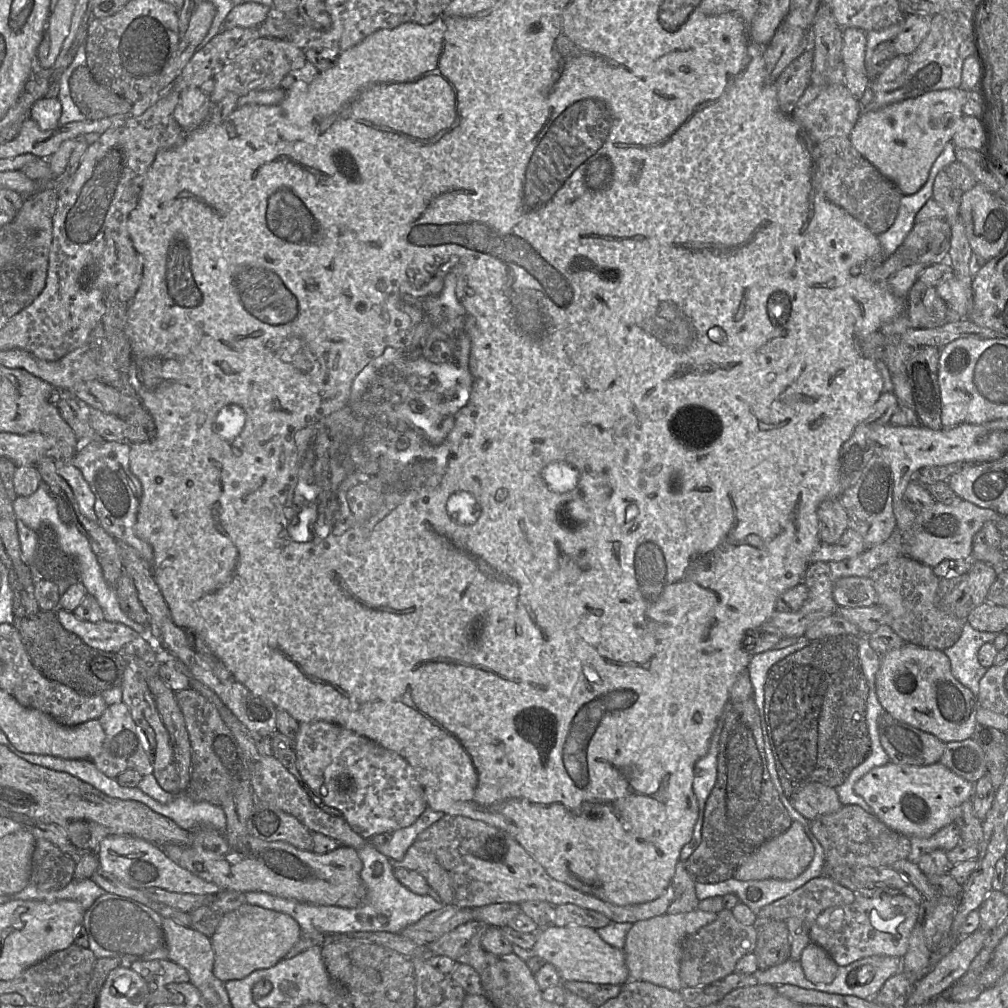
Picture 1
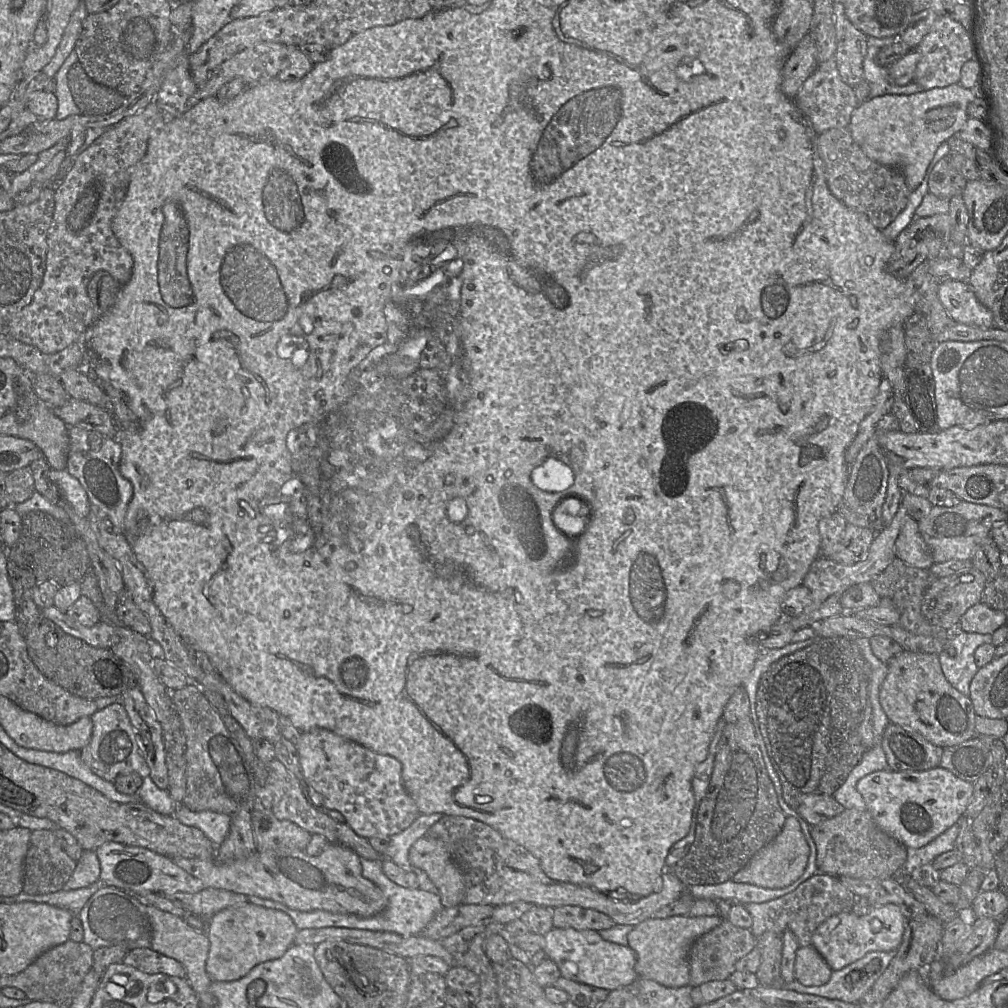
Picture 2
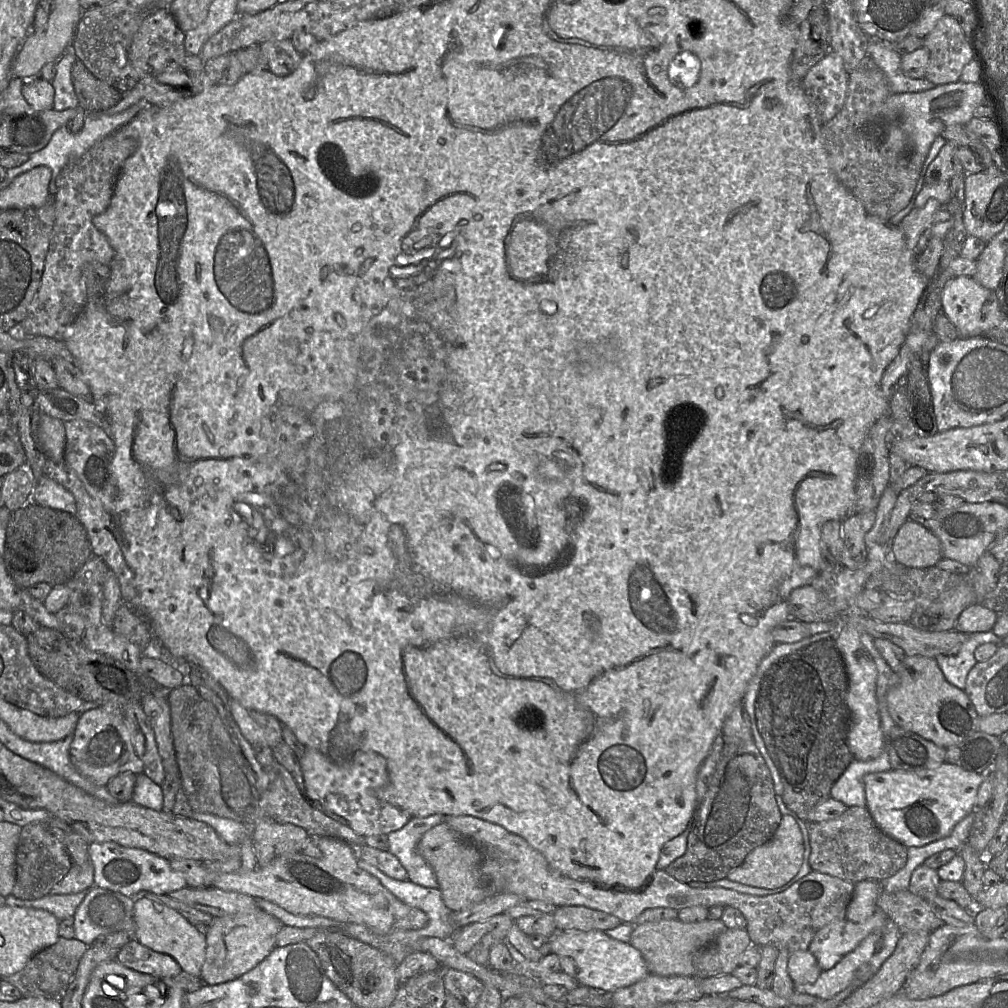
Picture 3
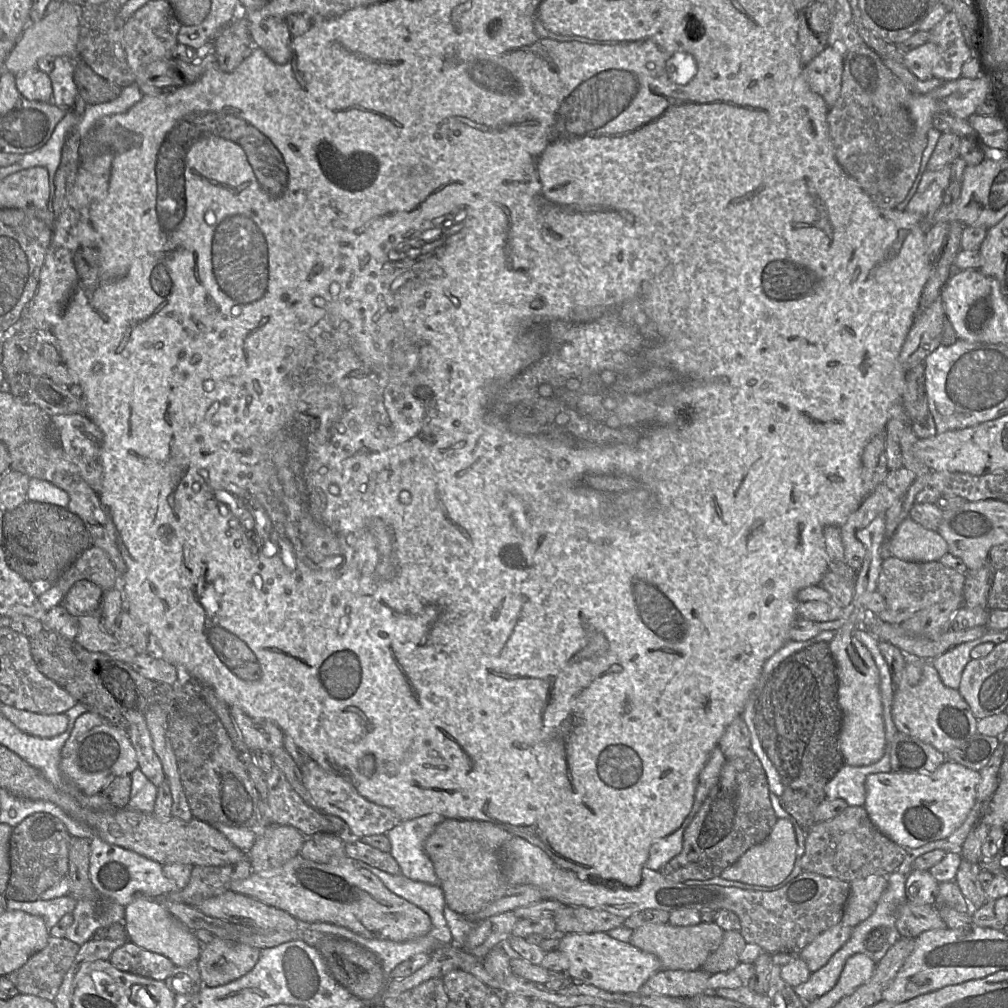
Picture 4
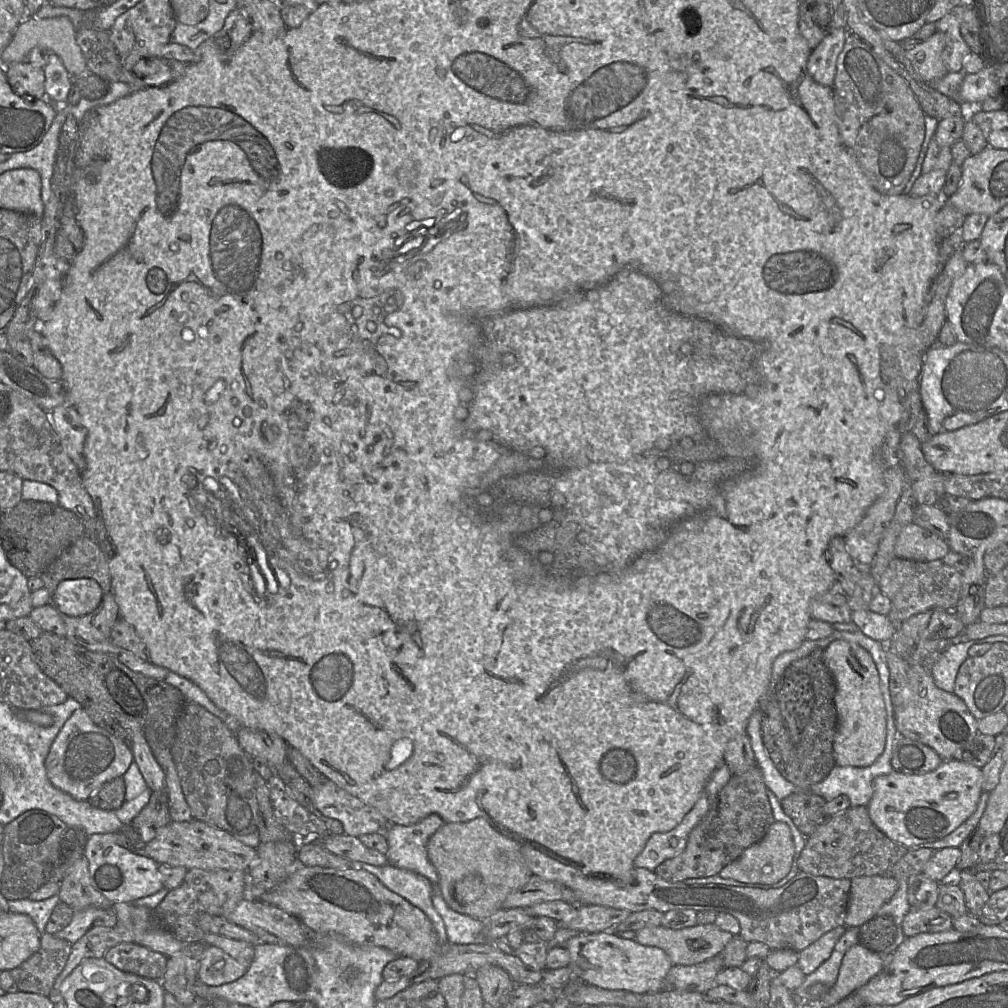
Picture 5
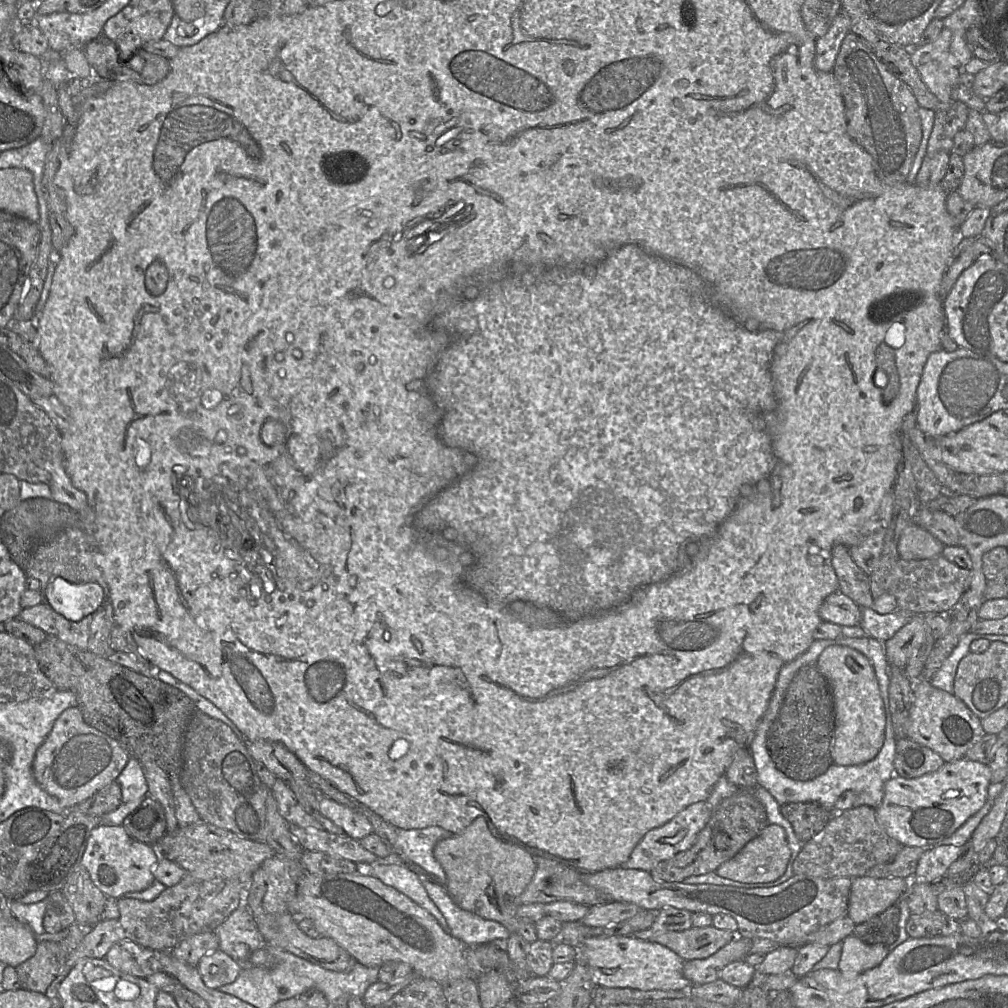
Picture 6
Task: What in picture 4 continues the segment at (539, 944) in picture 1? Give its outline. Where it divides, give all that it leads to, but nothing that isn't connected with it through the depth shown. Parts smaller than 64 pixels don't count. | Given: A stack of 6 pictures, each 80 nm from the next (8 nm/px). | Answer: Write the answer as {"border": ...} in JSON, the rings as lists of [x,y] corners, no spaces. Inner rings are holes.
{"border":[[[606,932],[560,935],[558,950],[568,960],[568,977],[577,983],[589,984],[607,992],[637,993],[641,986],[662,969],[660,960],[631,943],[622,942]]]}

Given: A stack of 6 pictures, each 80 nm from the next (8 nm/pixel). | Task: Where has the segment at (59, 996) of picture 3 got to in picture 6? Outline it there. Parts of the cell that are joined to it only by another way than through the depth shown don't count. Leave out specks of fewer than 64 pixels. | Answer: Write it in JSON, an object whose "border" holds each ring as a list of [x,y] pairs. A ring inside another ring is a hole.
{"border":[[[58,942],[37,944],[35,954],[15,968],[20,989],[45,994],[67,961]]]}

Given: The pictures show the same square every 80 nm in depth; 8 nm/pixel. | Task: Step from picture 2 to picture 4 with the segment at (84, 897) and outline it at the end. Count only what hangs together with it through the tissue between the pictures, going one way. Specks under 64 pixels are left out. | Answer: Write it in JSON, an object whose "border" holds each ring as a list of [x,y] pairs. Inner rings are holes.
{"border":[[[63,895],[50,900],[37,900],[33,902],[19,902],[6,899],[6,907],[9,911],[23,911],[30,915],[43,918],[46,927],[51,929],[65,914],[72,914],[78,899]]]}

